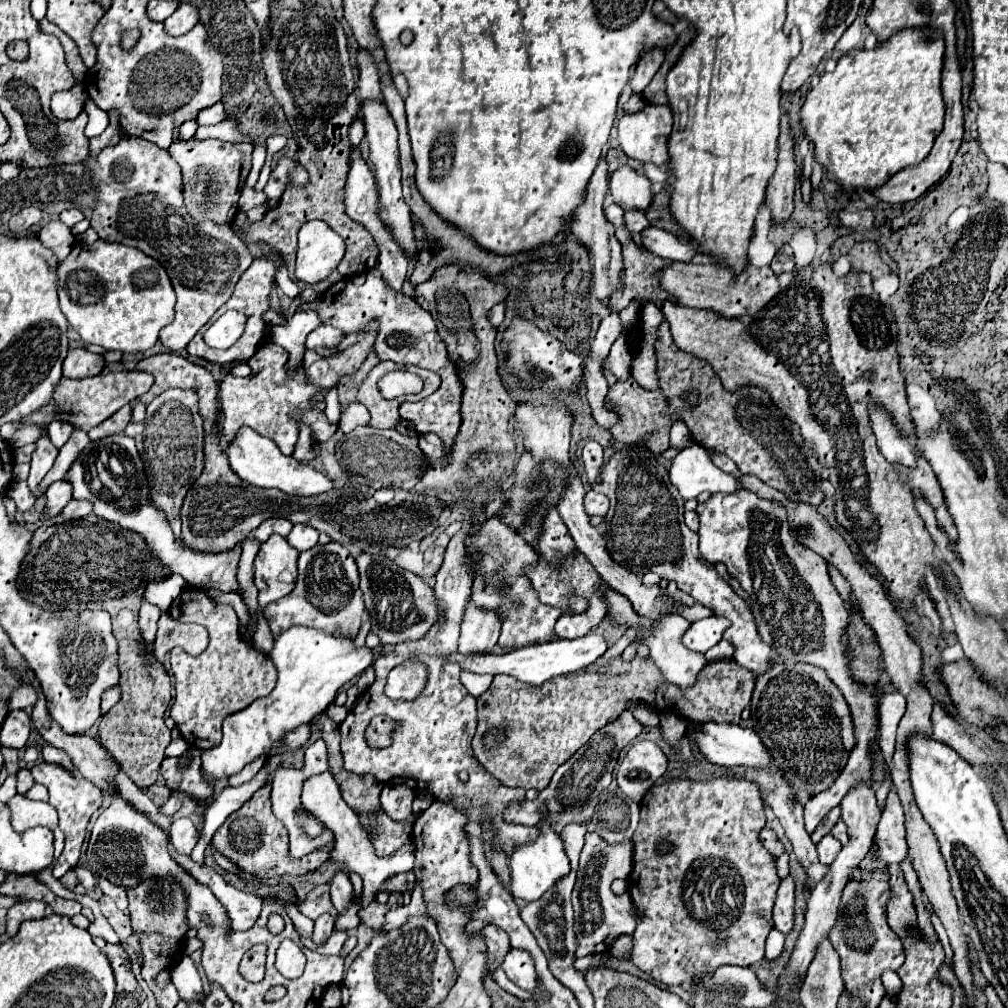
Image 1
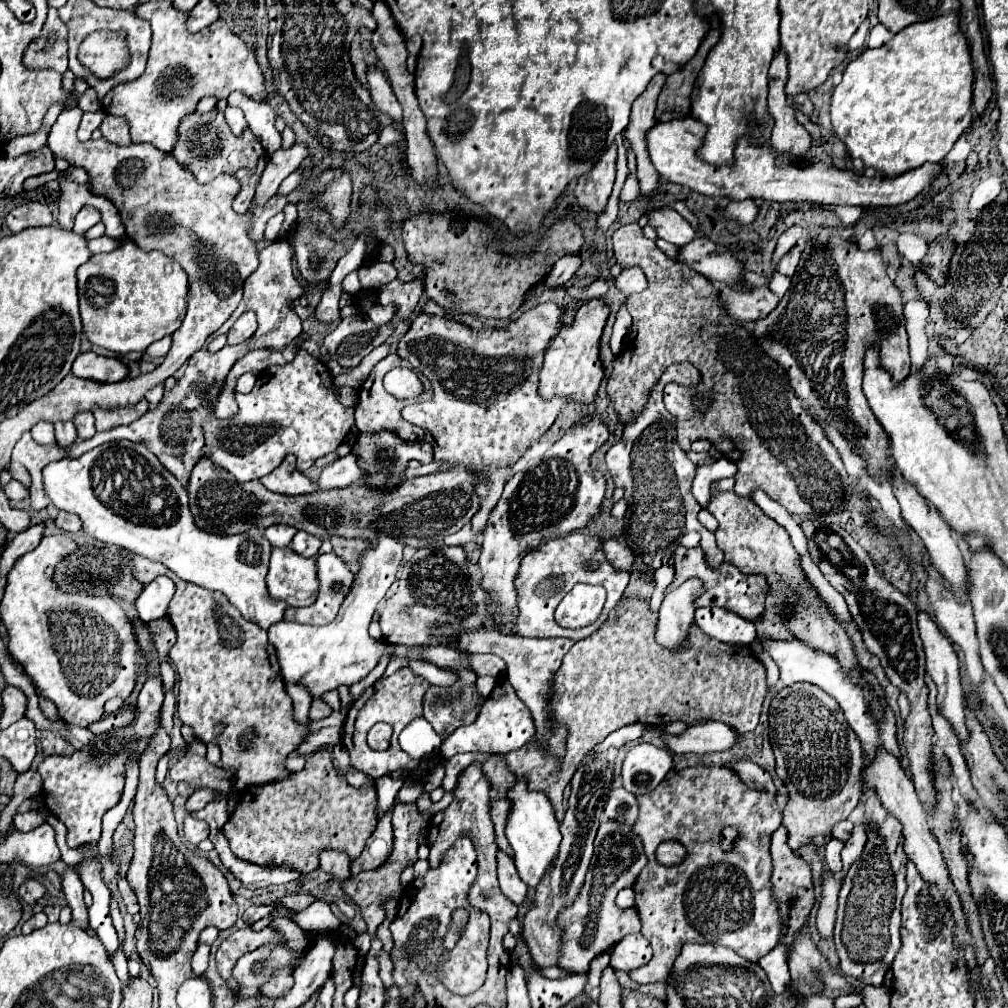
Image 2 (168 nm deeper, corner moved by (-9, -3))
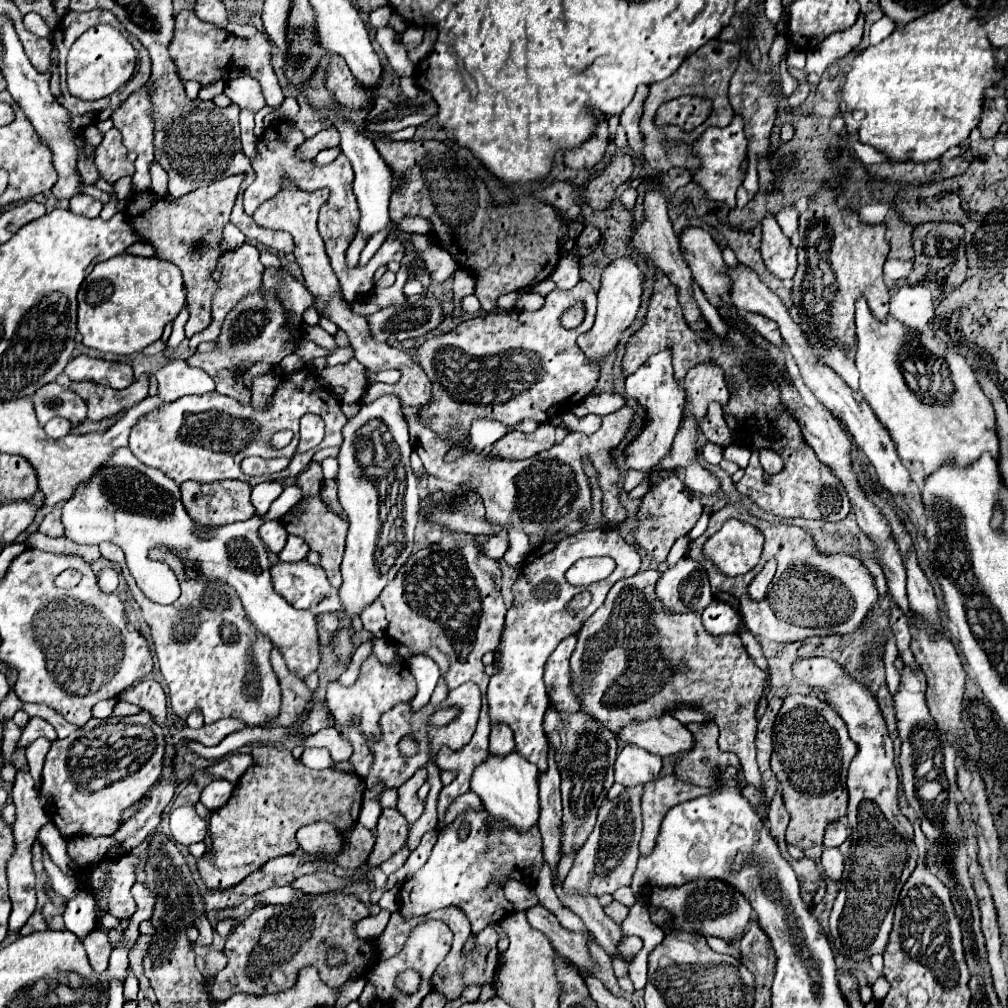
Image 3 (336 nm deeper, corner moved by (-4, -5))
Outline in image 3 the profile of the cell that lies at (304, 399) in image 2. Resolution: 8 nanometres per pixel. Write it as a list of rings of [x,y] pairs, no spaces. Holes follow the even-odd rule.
[[[294,370],[292,374],[284,376],[280,380],[280,386],[276,392],[268,398],[264,408],[254,408],[252,402],[242,404],[236,398],[218,394],[218,392],[208,392],[200,396],[184,396],[176,400],[174,404],[164,404],[164,408],[158,408],[156,412],[150,412],[136,424],[130,436],[130,450],[134,456],[154,468],[160,468],[168,472],[178,484],[186,480],[198,480],[198,482],[216,482],[216,480],[246,480],[248,484],[256,486],[264,480],[284,480],[288,476],[298,476],[312,456],[330,446],[340,446],[342,444],[342,428],[348,422],[340,408],[340,400],[332,394],[330,388],[320,386],[318,376],[310,370]],[[306,414],[318,414],[326,422],[326,436],[324,440],[300,454],[298,452],[298,422]],[[280,430],[292,430],[294,438],[292,444],[284,448],[274,448],[270,444],[272,436]],[[246,456],[262,456],[262,458],[288,458],[290,464],[282,472],[268,474],[268,476],[246,476],[240,470],[240,462]]]

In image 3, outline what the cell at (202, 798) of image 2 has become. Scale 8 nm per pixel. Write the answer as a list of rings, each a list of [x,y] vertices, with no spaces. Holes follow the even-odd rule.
[[[214,780],[202,790],[200,802],[208,810],[218,810],[218,808],[222,808],[224,802],[228,802],[228,796],[232,796],[232,790],[234,790],[232,782],[228,782],[228,780]]]

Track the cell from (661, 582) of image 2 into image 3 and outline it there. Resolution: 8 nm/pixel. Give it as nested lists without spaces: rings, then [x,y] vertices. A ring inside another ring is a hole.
[[[684,536],[684,538],[678,538],[678,540],[674,542],[674,546],[672,546],[672,550],[670,550],[668,558],[666,558],[668,568],[672,568],[672,566],[674,566],[674,564],[684,556],[686,548],[688,548],[688,538],[686,538],[686,536]]]

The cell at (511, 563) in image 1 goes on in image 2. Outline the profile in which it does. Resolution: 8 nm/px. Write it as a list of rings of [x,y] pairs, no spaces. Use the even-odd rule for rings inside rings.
[[[580,583],[561,600],[555,618],[561,626],[581,628],[597,619],[605,604],[605,588],[600,585]]]

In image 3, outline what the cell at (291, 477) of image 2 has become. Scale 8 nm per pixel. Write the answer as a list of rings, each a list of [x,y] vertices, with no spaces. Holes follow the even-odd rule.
[[[268,480],[268,482],[262,482],[262,484],[256,484],[252,488],[252,504],[256,508],[258,514],[266,514],[270,504],[282,494],[284,486],[276,480]]]

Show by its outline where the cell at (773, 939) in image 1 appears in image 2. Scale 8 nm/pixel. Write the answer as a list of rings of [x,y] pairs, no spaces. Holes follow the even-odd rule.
[[[775,946],[769,954],[761,956],[759,966],[765,970],[769,984],[775,994],[783,994],[789,988],[789,968],[787,968],[787,958],[785,958],[785,948]]]

